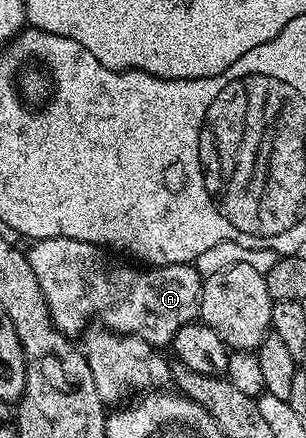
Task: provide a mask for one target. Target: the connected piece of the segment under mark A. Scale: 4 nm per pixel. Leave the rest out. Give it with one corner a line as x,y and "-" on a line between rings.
39,238
31,246
34,247
28,250
30,267
40,284
54,326
61,334
81,335
87,329
89,318
103,318
109,329
140,337
162,348
180,327
199,317
204,278
193,265
181,262
153,268
125,266
122,262
113,262
103,247
71,238

